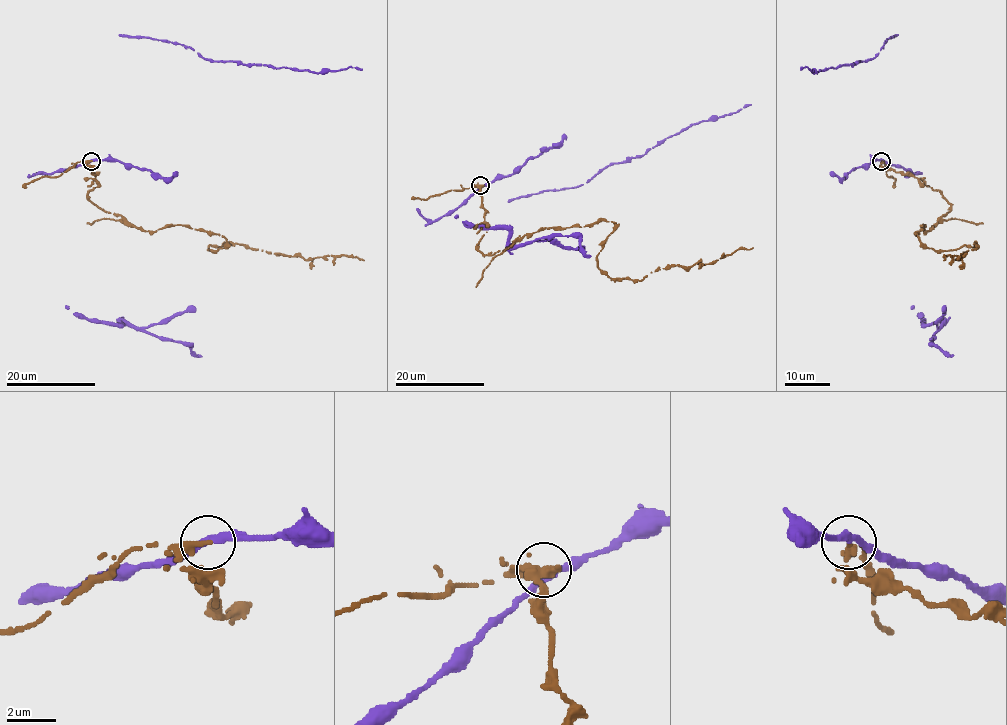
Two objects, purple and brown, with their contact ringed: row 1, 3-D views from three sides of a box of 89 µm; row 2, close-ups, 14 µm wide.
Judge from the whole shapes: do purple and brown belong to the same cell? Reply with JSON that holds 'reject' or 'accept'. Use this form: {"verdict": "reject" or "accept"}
{"verdict": "reject"}

